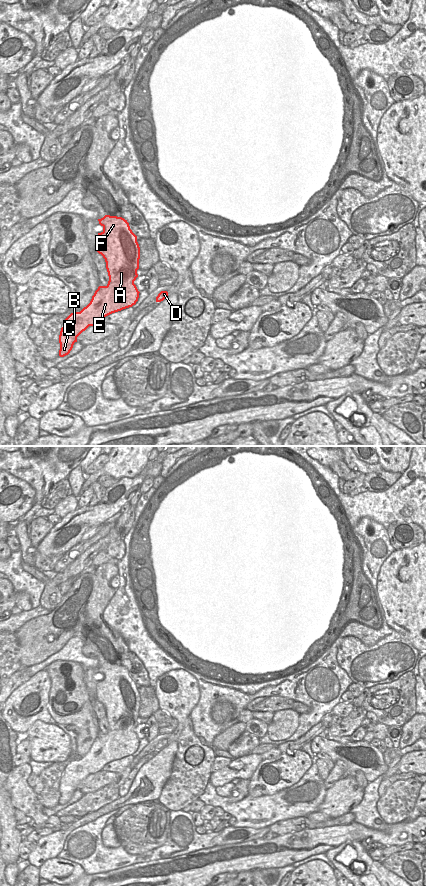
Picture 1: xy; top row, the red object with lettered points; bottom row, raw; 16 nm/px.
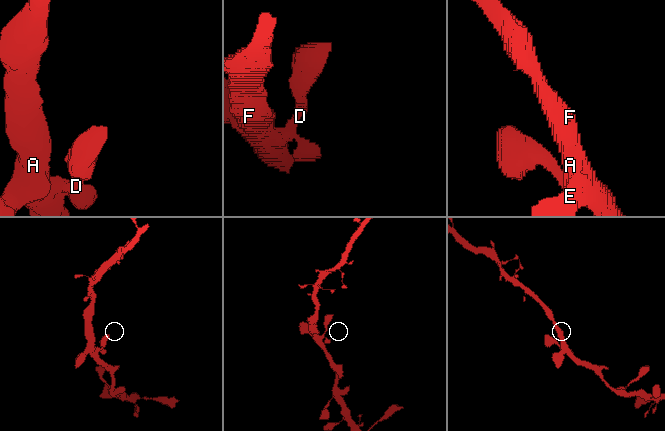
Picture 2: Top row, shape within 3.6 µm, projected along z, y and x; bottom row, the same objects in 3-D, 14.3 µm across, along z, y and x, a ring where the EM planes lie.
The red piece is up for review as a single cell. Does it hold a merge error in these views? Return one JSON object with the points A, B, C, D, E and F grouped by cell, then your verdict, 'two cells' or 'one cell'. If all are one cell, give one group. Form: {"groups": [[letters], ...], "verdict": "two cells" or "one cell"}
{"groups": [["A", "B", "C", "D", "E", "F"]], "verdict": "one cell"}

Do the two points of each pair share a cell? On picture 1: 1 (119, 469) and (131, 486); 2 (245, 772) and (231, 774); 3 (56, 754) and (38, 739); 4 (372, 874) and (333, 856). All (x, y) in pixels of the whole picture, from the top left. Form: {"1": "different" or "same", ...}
{"1": "different", "2": "same", "3": "same", "4": "same"}

